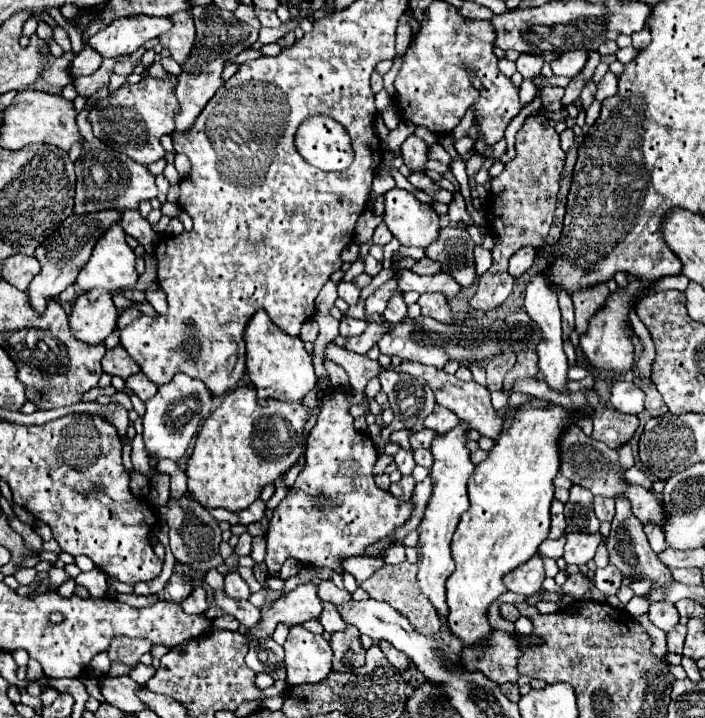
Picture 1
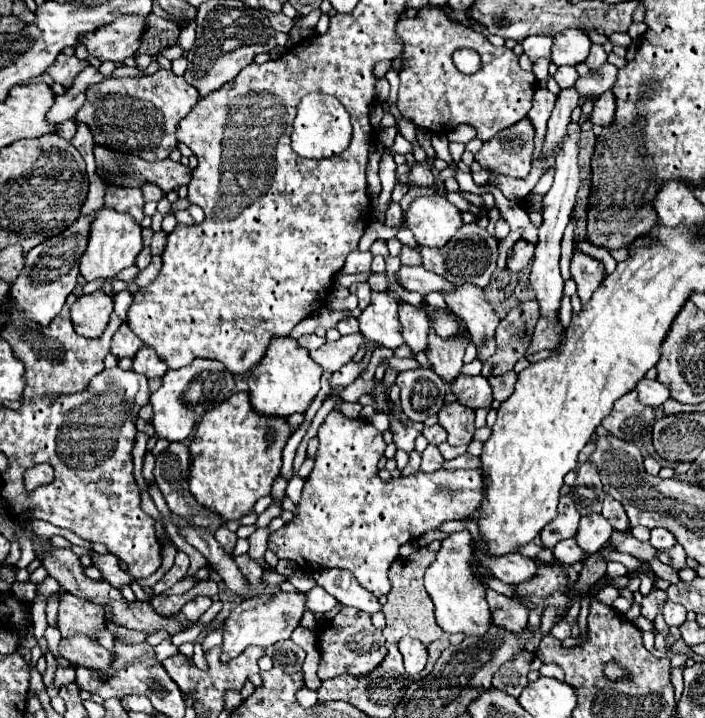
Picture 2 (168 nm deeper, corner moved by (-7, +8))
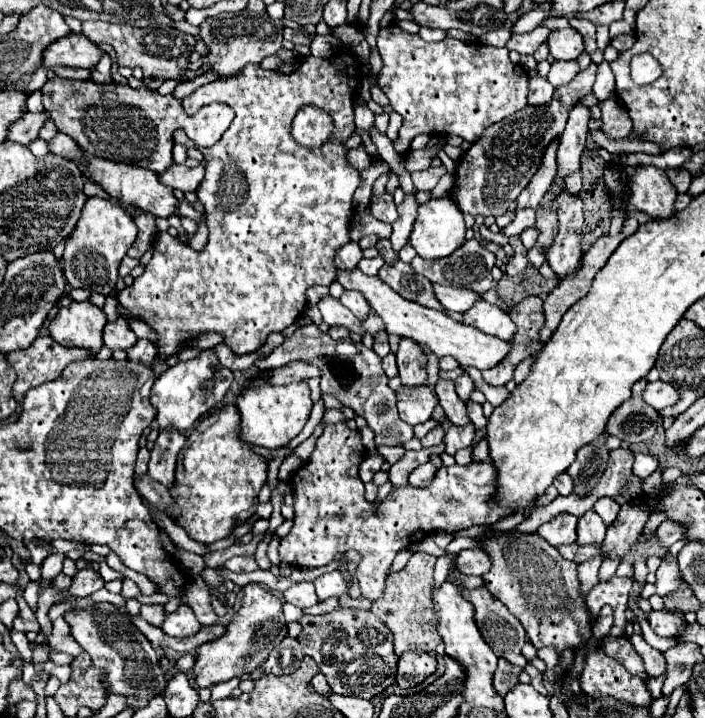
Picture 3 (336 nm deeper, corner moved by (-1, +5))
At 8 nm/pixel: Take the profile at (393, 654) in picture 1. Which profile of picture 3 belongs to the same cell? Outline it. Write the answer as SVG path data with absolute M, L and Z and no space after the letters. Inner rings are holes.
M404 652L398 662L396 684L406 690L424 682L434 672L436 672L436 658L432 658L426 652Z

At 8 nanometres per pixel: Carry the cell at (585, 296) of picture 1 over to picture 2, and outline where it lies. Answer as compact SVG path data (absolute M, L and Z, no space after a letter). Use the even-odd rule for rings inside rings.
M574 251L572 263L570 263L570 271L572 271L572 279L578 285L578 297L580 297L582 305L586 305L588 299L592 297L592 293L604 281L606 269L604 269L604 265L600 261L592 259L590 255Z

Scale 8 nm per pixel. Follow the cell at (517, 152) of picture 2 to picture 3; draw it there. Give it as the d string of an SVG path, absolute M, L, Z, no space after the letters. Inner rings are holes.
M590 64L586 70L576 74L576 78L570 84L556 88L554 98L546 106L526 106L524 110L518 110L514 116L496 122L482 132L482 138L478 138L460 156L460 162L456 164L454 188L450 196L460 208L460 212L470 214L474 218L498 218L508 212L510 202L514 202L520 196L520 192L528 186L530 178L536 174L546 146L550 146L554 138L562 136L570 106L574 106L586 94L592 92L596 68L596 64Z

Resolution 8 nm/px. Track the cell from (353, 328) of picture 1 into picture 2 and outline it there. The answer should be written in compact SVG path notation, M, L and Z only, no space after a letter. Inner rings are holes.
M346 317L342 319L336 329L342 333L342 335L350 335L350 333L356 333L358 331L358 319L356 317Z

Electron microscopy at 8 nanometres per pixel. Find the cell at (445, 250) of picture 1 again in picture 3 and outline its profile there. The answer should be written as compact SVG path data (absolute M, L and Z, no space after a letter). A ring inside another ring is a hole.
M476 238L466 240L464 246L460 246L454 254L446 256L446 258L438 258L438 260L424 260L420 256L416 256L412 260L412 268L426 276L430 282L434 284L442 284L442 286L454 286L454 288L470 288L478 294L484 294L486 290L492 288L492 268L494 268L496 256L488 250L484 250Z

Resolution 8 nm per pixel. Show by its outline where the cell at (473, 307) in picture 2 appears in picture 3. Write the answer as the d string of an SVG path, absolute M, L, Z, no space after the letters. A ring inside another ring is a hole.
M486 300L476 302L466 314L464 314L464 322L490 334L496 338L506 338L508 342L514 338L516 334L516 326L510 320L508 314L504 314L500 308L488 304Z

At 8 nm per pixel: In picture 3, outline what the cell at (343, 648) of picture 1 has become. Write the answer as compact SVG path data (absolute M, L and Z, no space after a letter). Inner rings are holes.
M338 606L328 614L302 616L298 622L302 626L298 642L302 644L304 654L314 658L334 694L370 700L384 694L386 688L394 684L398 656L394 652L392 634L380 618L374 618L372 610L362 612ZM360 614L364 616L362 620L358 618Z

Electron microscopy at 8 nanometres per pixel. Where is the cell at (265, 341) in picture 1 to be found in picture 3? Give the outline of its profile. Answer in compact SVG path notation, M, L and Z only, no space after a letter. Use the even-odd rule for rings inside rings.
M262 378L252 380L242 396L236 400L236 408L240 414L240 438L254 446L264 446L268 450L286 446L294 436L300 434L304 424L308 422L312 400L310 388L304 380L292 382L288 386L270 386Z

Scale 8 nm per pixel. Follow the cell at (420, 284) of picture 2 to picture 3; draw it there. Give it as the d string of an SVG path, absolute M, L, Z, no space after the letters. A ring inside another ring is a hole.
M434 284L434 292L436 298L452 312L460 312L464 314L466 310L470 310L470 306L474 306L474 302L478 302L482 296L474 294L474 290L462 290L462 288L448 288L448 286L440 286Z

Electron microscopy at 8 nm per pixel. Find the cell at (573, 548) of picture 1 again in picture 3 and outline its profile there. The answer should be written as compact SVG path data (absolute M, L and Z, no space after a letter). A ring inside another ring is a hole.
M588 510L578 520L578 544L600 544L606 536L606 524L604 520L594 512Z

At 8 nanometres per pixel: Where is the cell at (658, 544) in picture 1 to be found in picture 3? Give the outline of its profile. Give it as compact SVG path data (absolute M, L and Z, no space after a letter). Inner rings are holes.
M666 520L666 522L662 522L662 524L658 526L656 538L658 538L658 542L660 542L664 548L670 548L676 540L682 540L682 534L684 534L684 530L682 530L682 524L680 524L680 522L670 522L670 520Z

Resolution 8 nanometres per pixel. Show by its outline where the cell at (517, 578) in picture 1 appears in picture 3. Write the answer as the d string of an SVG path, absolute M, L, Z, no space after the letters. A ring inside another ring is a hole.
M480 548L462 550L456 554L456 570L468 576L482 576L490 570L490 558Z

